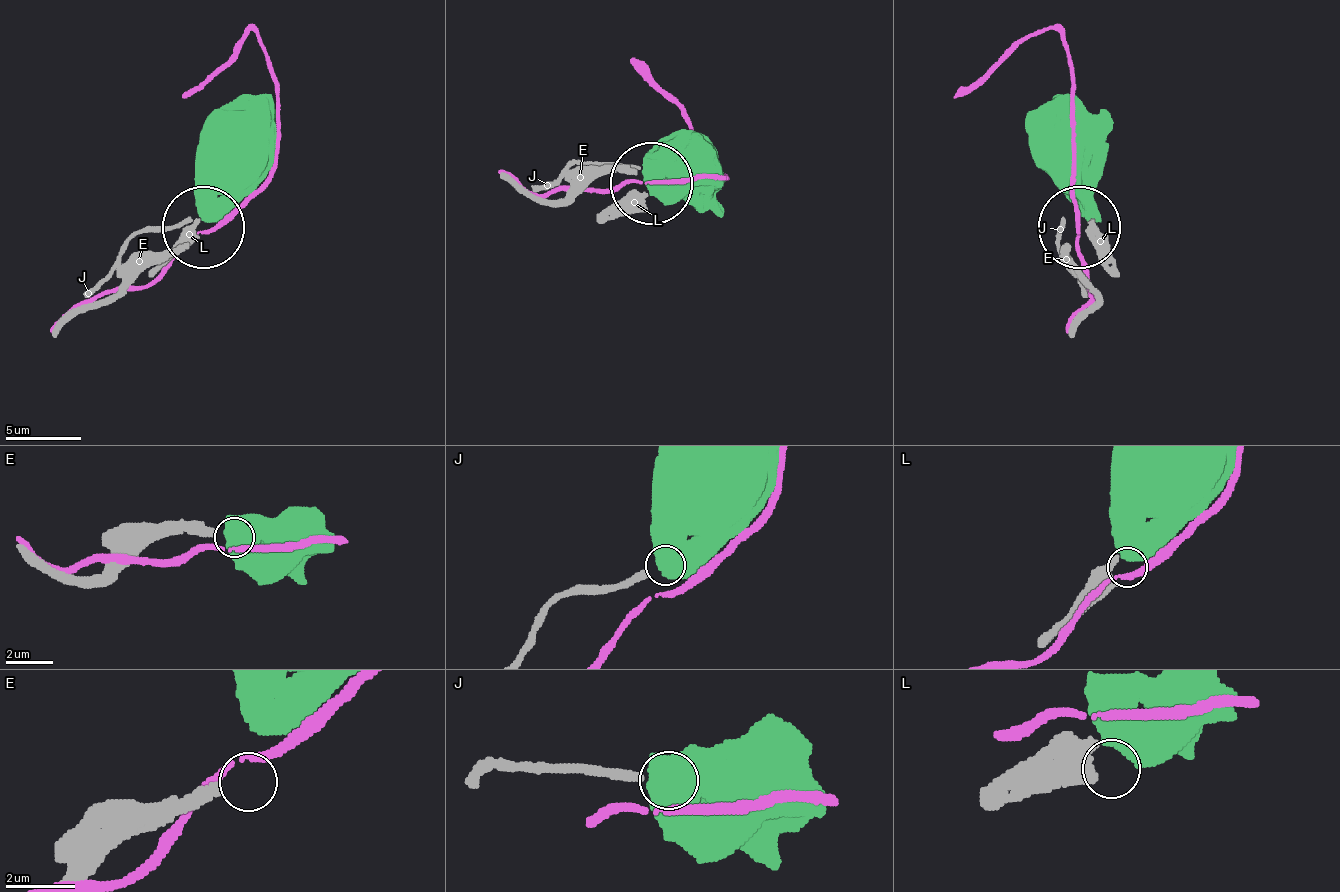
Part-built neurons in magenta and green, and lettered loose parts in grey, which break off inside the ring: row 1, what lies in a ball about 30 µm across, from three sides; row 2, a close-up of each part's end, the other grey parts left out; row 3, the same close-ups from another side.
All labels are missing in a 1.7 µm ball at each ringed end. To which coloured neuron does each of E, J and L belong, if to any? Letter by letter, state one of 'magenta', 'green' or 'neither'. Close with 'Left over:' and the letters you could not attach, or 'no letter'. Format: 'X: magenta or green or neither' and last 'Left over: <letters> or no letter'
E: neither
J: neither
L: green
Left over: E, J

